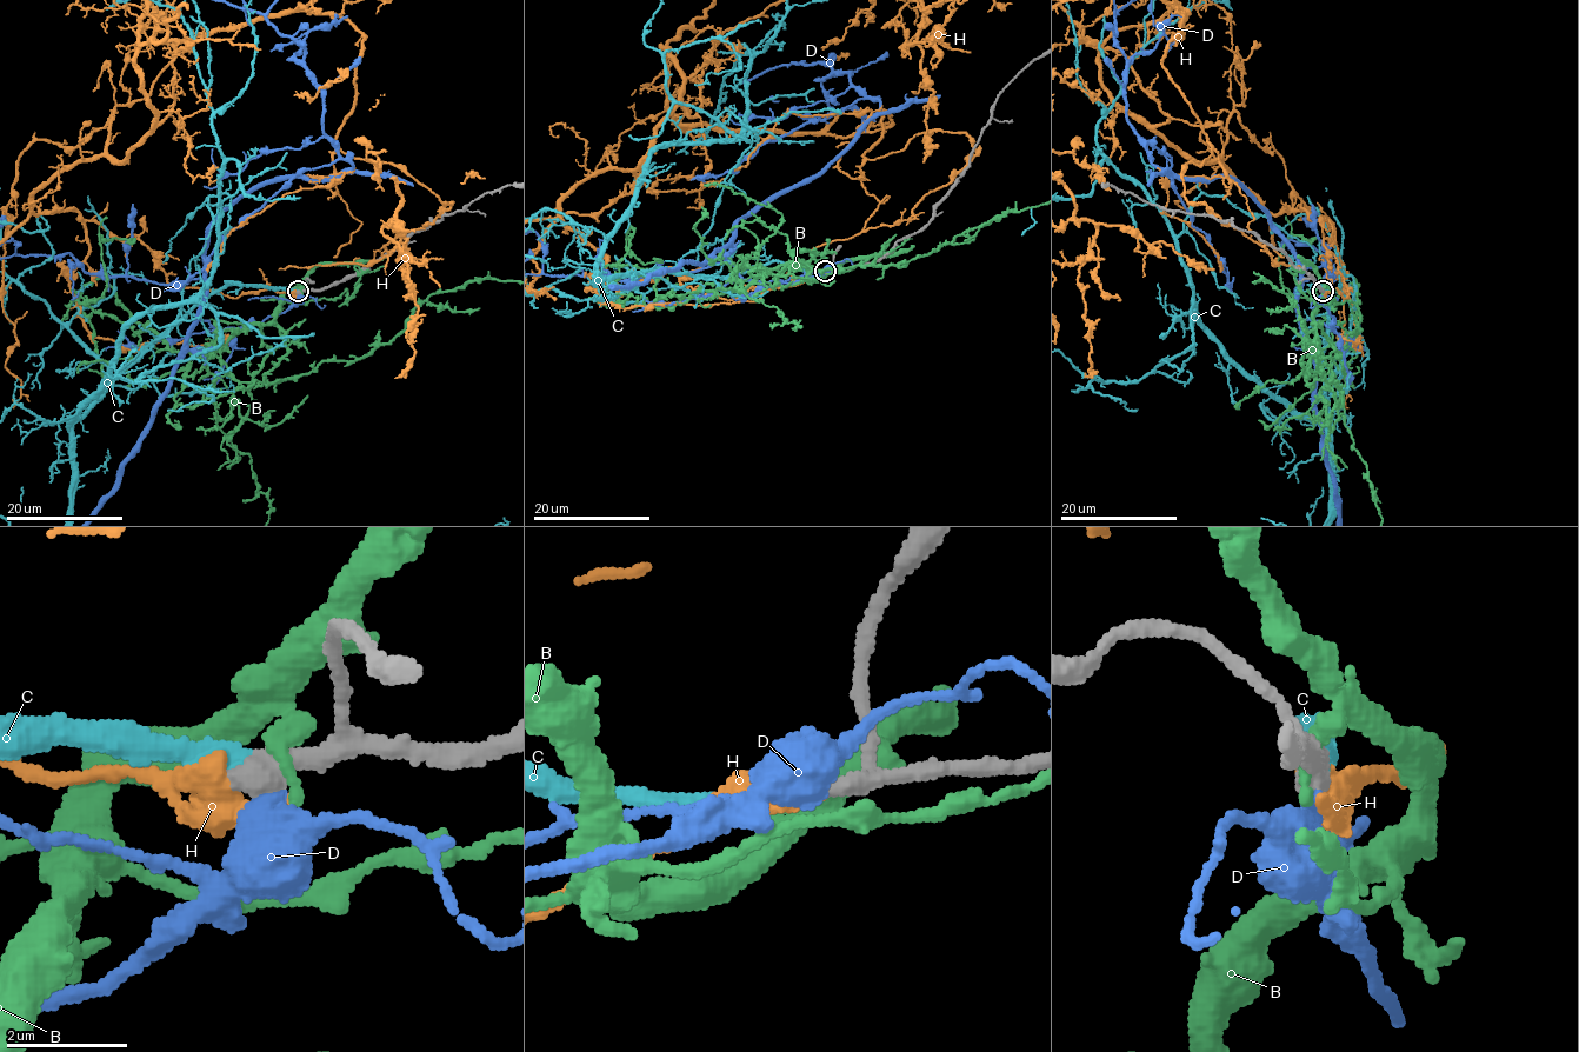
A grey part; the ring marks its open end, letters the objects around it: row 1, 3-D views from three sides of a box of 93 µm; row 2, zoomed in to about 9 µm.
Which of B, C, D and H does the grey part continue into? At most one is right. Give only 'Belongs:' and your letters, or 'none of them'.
Belongs: C

